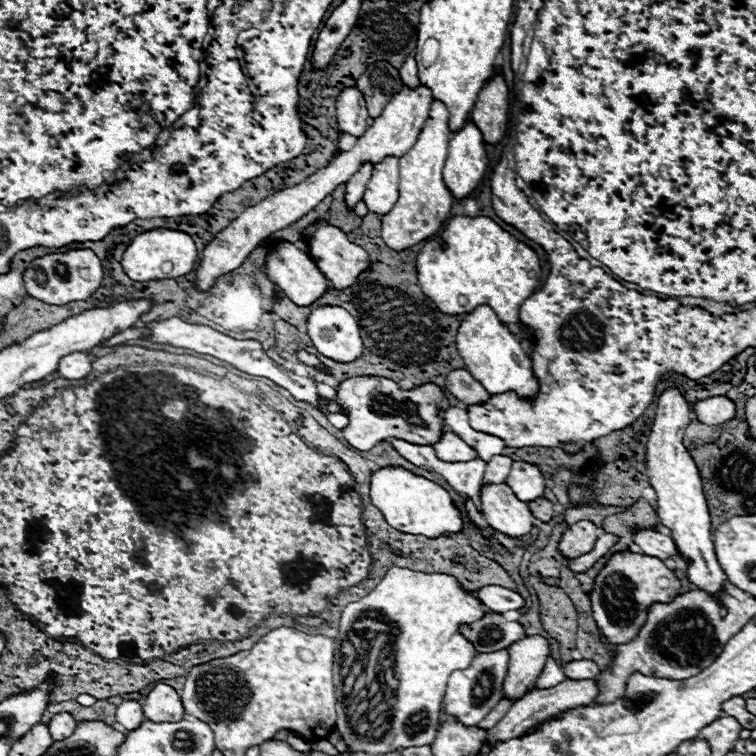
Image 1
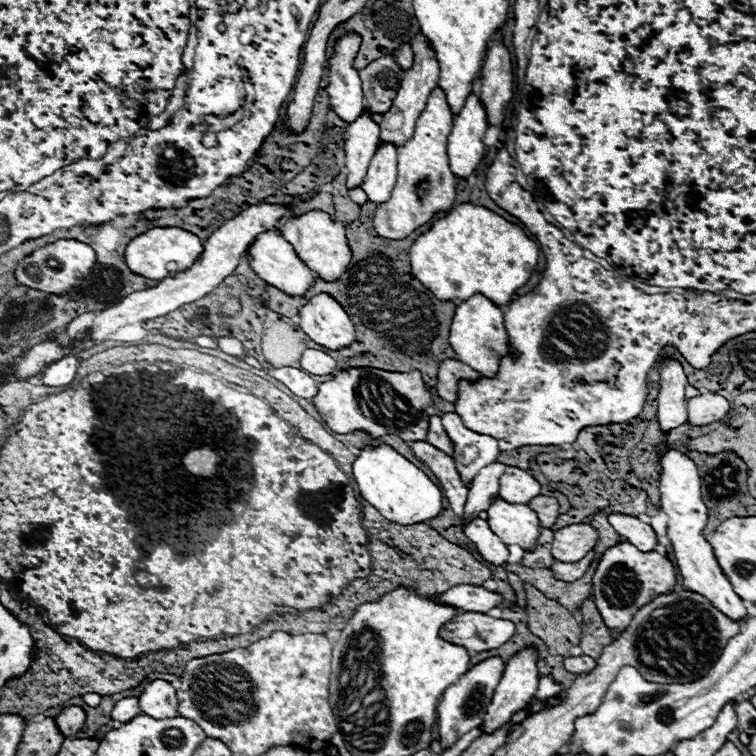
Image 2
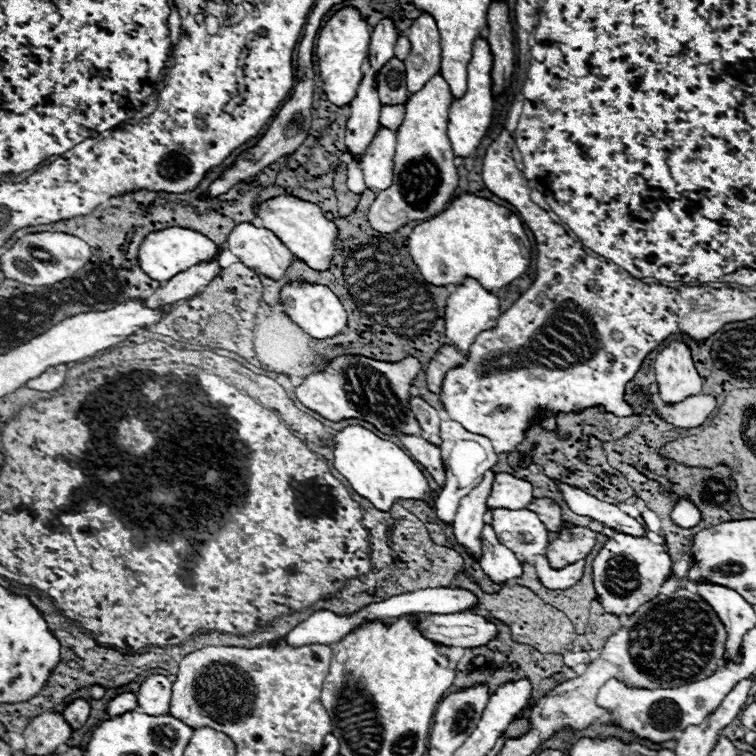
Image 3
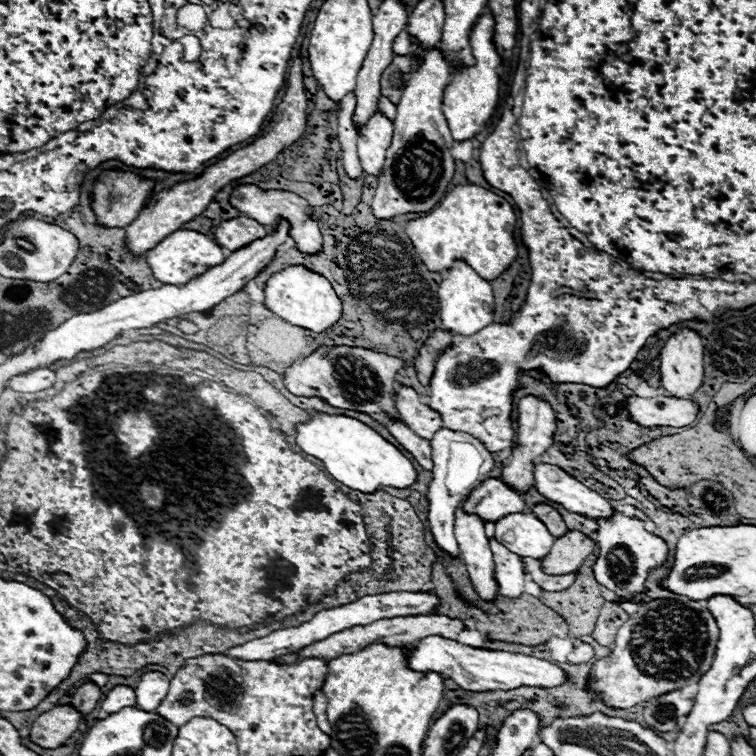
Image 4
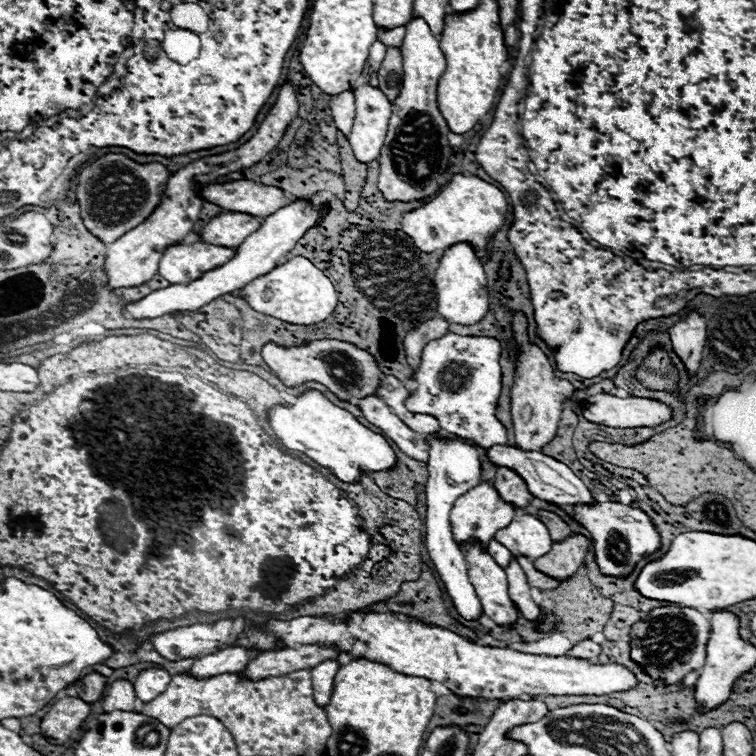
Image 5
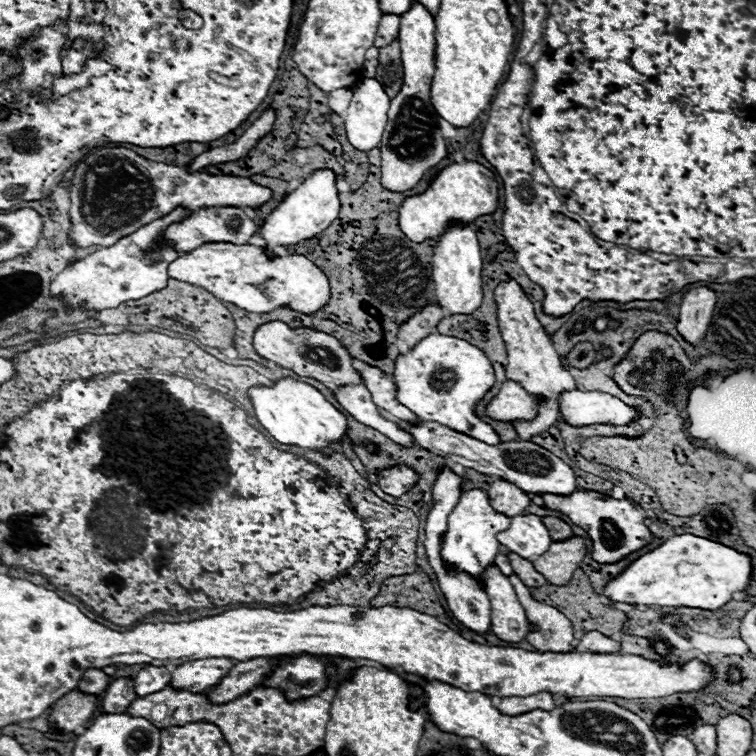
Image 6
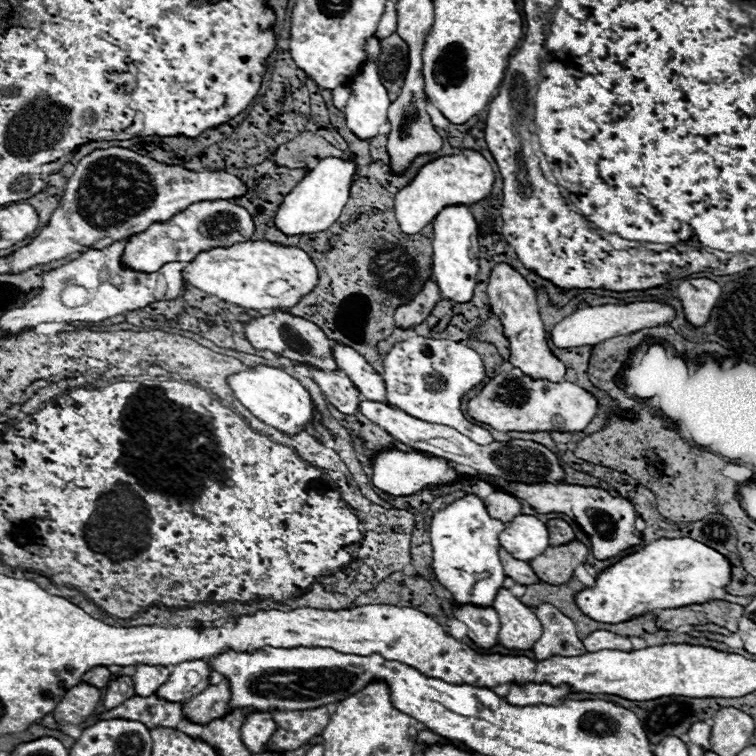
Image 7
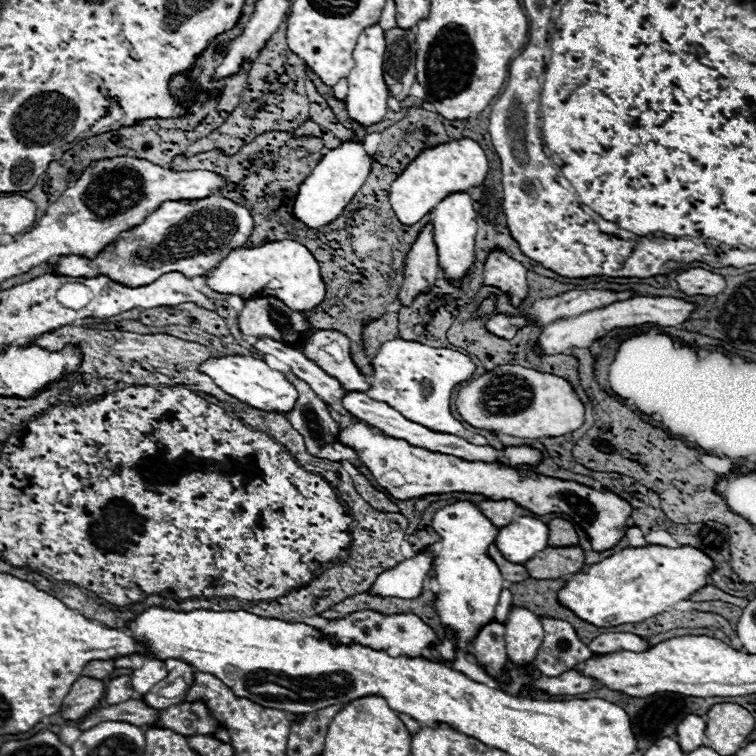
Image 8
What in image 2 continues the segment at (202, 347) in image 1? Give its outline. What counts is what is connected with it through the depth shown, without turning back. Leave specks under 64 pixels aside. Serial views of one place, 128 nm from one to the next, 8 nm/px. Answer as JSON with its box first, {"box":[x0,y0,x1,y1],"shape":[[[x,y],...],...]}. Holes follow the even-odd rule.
{"box":[216,338,246,358],"shape":[[[216,338],[216,340],[220,344],[220,350],[226,352],[226,354],[230,354],[230,356],[240,358],[242,354],[246,354],[246,350],[242,348],[242,344],[238,340],[234,340],[234,338]]]}

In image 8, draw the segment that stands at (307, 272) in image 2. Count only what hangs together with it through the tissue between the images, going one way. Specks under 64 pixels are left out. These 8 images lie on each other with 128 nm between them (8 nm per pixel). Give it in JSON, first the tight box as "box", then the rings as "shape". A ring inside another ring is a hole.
{"box":[54,196,254,286],"shape":[[[208,196],[192,202],[164,202],[158,210],[144,218],[140,226],[120,234],[116,242],[108,244],[108,248],[94,258],[60,256],[54,272],[78,278],[106,274],[112,282],[120,282],[122,286],[146,286],[172,270],[182,272],[186,278],[204,276],[212,272],[234,248],[246,246],[252,228],[254,220],[250,212],[224,196]]]}

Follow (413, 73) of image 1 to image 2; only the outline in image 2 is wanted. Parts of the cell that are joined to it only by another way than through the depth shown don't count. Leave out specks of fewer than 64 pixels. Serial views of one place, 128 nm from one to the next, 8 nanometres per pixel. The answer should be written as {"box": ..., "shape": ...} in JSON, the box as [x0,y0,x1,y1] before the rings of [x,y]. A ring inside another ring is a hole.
{"box":[396,44,414,70],"shape":[[[400,44],[398,48],[396,48],[396,62],[404,68],[404,70],[408,70],[410,66],[412,66],[412,60],[414,60],[414,54],[412,54],[412,48],[410,48],[410,44]]]}

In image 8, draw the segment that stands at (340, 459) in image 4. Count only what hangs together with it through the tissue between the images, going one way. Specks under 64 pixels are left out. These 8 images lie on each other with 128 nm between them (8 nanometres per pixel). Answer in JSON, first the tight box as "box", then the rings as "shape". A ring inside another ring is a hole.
{"box":[200,354,298,414],"shape":[[[232,354],[232,356],[208,358],[206,362],[200,364],[200,372],[208,374],[216,382],[216,386],[220,386],[220,390],[224,390],[226,394],[232,394],[234,398],[238,398],[238,400],[242,400],[248,406],[258,408],[258,410],[270,410],[270,412],[286,414],[288,410],[292,410],[292,406],[298,398],[296,388],[284,378],[282,372],[268,368],[264,360],[258,360],[252,356]]]}

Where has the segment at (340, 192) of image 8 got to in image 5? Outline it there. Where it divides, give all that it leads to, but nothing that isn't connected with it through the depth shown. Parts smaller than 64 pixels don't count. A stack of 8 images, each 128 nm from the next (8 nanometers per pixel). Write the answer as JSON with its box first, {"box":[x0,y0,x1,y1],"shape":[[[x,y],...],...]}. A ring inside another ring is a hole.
{"box":[126,200,328,318],"shape":[[[294,200],[290,202],[288,206],[280,208],[278,212],[270,214],[268,218],[264,218],[260,230],[256,230],[256,234],[252,234],[248,240],[244,240],[238,250],[236,250],[236,256],[226,262],[222,268],[218,270],[210,270],[206,272],[200,280],[196,282],[190,282],[190,284],[184,284],[184,286],[168,286],[164,290],[156,290],[152,294],[148,294],[146,298],[142,298],[140,302],[136,304],[130,304],[126,306],[126,310],[134,316],[134,318],[158,318],[162,314],[174,314],[174,312],[194,312],[198,308],[202,308],[204,304],[216,300],[218,296],[224,296],[224,294],[232,294],[234,290],[242,288],[244,284],[248,284],[250,280],[254,280],[256,276],[262,276],[262,274],[268,274],[272,268],[276,268],[276,262],[288,254],[294,244],[314,226],[318,226],[326,214],[328,214],[328,208],[324,206],[314,206],[310,214],[304,212],[306,204],[310,204],[308,200]]]}

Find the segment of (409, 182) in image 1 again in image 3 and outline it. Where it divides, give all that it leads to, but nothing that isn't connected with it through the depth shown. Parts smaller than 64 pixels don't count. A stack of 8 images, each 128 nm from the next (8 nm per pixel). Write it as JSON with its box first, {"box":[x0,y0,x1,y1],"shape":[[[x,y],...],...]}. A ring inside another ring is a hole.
{"box":[370,74,458,232],"shape":[[[436,74],[418,90],[410,94],[404,104],[404,122],[396,132],[394,176],[388,190],[380,190],[370,206],[370,226],[378,232],[396,232],[410,220],[424,220],[442,212],[458,186],[458,170],[454,166],[454,152],[446,134],[448,108],[452,92],[442,74]]]}

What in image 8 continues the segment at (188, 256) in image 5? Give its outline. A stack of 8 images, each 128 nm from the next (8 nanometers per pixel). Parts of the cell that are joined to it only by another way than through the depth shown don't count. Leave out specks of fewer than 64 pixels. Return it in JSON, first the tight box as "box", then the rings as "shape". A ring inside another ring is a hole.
{"box":[204,240,326,312],"shape":[[[294,240],[270,242],[262,248],[238,248],[230,252],[212,276],[204,276],[208,286],[222,294],[238,294],[248,298],[256,292],[266,292],[280,298],[290,310],[306,312],[316,308],[326,298],[326,284],[320,274],[320,266],[312,252]]]}

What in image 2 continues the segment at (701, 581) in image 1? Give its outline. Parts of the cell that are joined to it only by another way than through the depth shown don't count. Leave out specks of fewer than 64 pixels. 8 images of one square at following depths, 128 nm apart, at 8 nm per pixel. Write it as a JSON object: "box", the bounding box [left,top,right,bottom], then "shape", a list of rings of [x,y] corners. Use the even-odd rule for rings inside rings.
{"box":[658,358,748,620],"shape":[[[668,358],[660,370],[660,394],[658,394],[658,422],[662,430],[672,430],[686,424],[688,398],[700,394],[690,382],[676,358]],[[668,450],[660,458],[662,476],[660,476],[660,508],[664,514],[668,514],[668,538],[674,548],[676,564],[680,574],[684,576],[684,584],[690,592],[698,592],[704,598],[712,602],[724,616],[732,620],[746,620],[748,612],[742,602],[742,598],[732,590],[732,584],[722,574],[720,566],[716,564],[716,558],[712,554],[712,546],[706,542],[706,538],[700,534],[706,528],[708,522],[708,508],[702,502],[700,494],[700,476],[696,470],[696,464],[686,458],[682,452]]]}

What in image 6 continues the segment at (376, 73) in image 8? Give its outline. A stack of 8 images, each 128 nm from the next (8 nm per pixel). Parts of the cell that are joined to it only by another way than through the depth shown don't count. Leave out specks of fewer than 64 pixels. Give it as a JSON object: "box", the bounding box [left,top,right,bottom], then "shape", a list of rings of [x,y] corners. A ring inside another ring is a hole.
{"box":[344,78,390,152],"shape":[[[362,78],[352,88],[352,102],[344,116],[348,142],[368,152],[380,144],[388,120],[390,98],[376,78]]]}

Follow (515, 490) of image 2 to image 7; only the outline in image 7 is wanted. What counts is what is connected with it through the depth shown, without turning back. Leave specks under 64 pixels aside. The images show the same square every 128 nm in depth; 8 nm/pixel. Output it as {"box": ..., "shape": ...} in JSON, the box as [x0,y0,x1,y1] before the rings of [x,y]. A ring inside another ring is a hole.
{"box":[430,494,506,606],"shape":[[[468,494],[446,508],[434,512],[430,522],[430,540],[434,548],[432,568],[438,582],[452,594],[456,604],[474,604],[474,606],[492,606],[496,592],[502,588],[504,570],[498,558],[498,534],[506,524],[488,516],[484,502]]]}

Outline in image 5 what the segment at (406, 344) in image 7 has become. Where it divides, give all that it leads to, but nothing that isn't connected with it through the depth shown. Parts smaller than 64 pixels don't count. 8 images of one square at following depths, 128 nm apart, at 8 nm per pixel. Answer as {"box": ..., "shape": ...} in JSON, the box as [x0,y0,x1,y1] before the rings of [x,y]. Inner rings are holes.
{"box":[406,334,506,446],"shape":[[[444,334],[442,338],[430,340],[422,350],[422,362],[414,370],[414,382],[418,384],[416,390],[406,398],[406,408],[420,414],[432,414],[440,428],[456,434],[460,438],[472,438],[480,446],[494,446],[506,444],[506,428],[496,420],[496,400],[502,388],[502,374],[500,374],[500,342],[486,336],[460,336],[460,334]]]}

